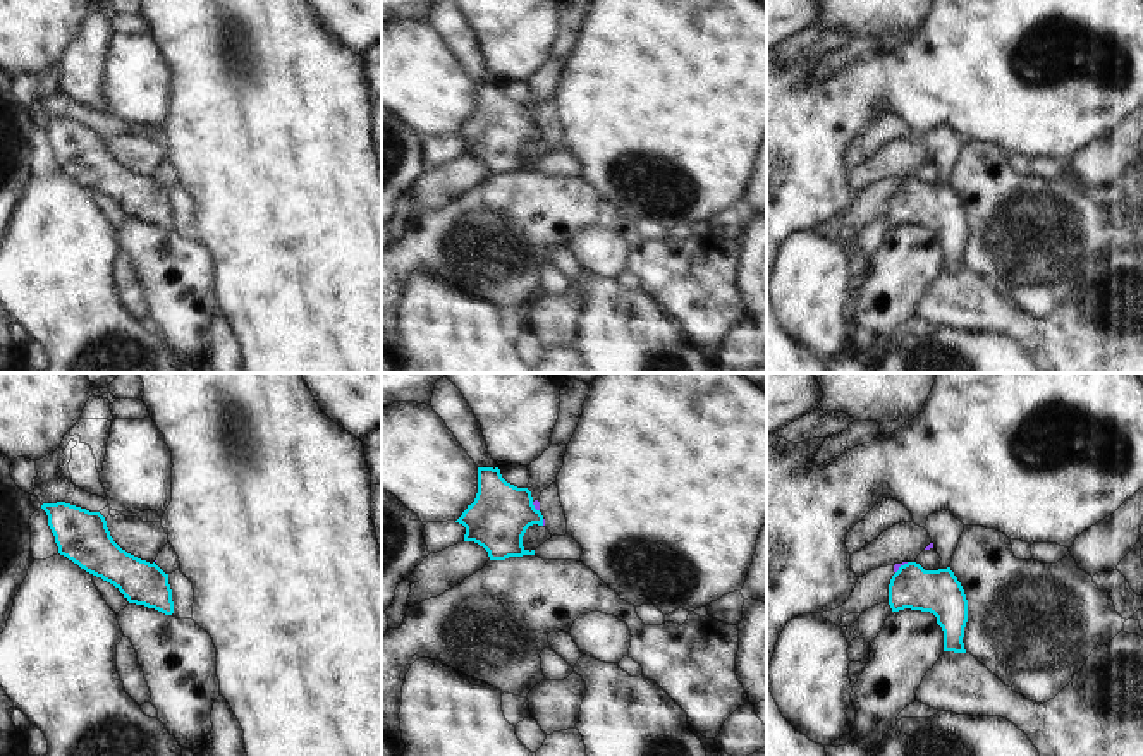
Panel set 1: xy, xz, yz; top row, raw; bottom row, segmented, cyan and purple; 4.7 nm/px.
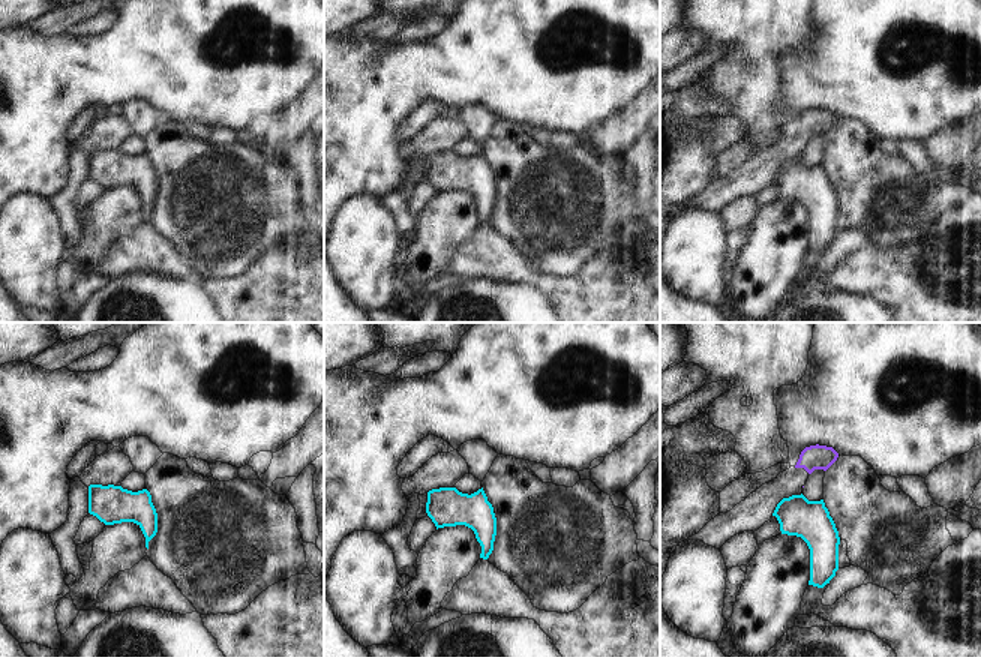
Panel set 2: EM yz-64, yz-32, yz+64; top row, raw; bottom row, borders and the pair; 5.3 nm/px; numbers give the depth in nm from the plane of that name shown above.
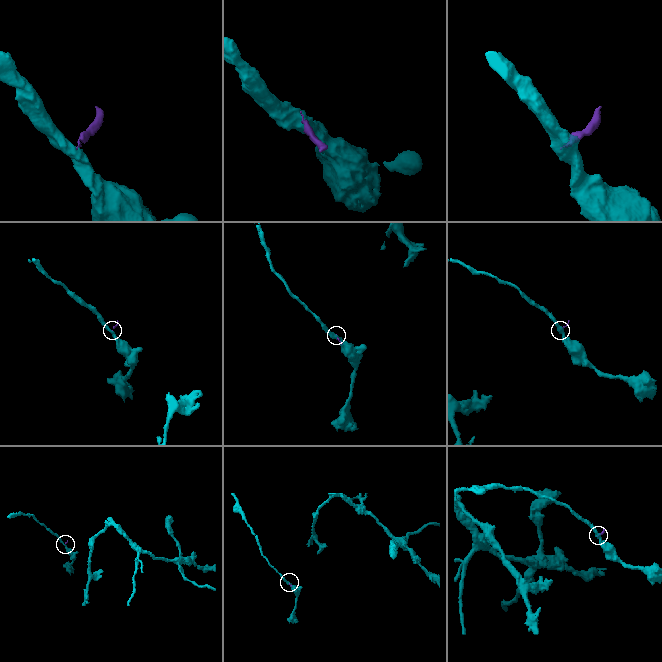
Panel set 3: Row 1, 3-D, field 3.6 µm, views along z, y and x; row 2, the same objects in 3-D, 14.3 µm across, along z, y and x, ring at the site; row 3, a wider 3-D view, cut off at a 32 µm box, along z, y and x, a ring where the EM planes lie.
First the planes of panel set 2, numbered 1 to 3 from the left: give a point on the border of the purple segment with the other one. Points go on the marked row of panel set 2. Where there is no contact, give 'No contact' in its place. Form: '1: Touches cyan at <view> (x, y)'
1: No contact
2: No contact
3: No contact

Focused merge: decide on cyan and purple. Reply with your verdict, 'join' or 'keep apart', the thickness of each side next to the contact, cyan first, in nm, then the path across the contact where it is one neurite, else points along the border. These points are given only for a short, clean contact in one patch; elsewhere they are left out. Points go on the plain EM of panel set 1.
keep apart; 200 nm thick on the cyan side, 30 nm on the other; border along yz (908, 177), (896, 188)

